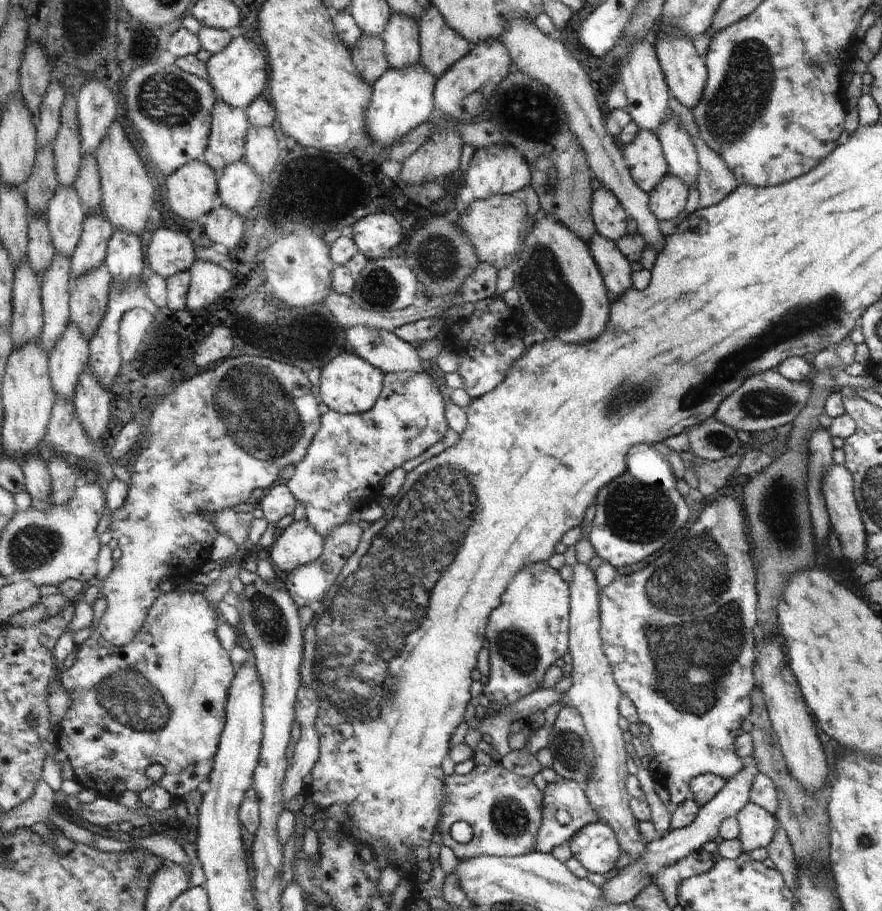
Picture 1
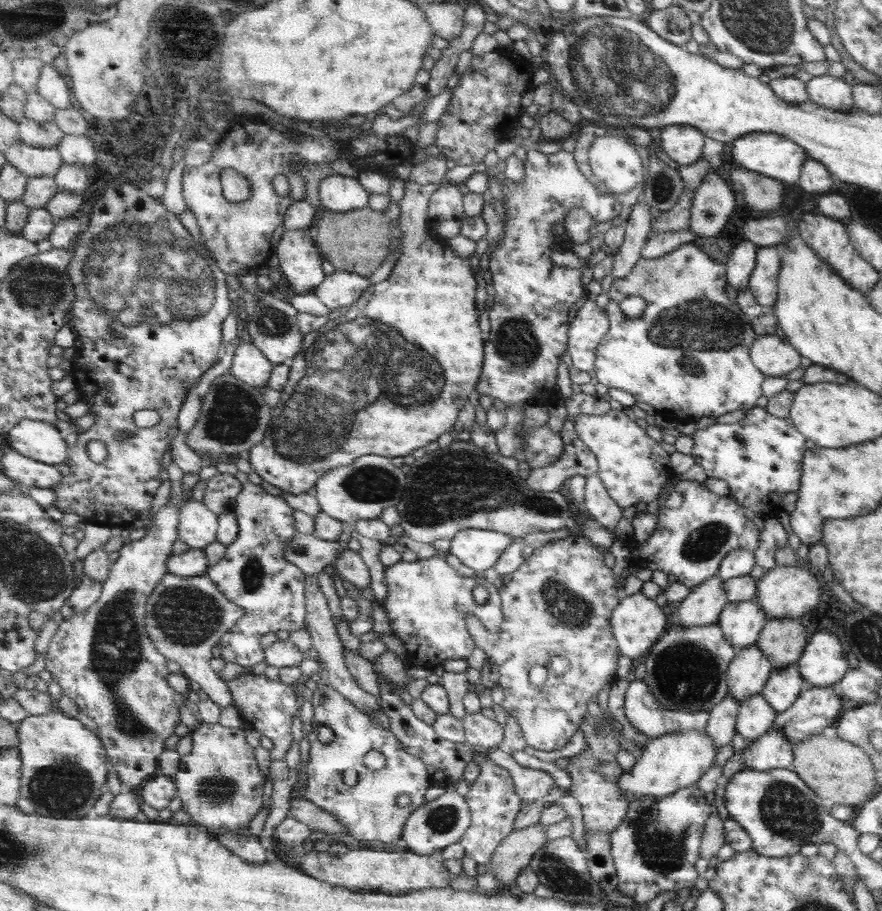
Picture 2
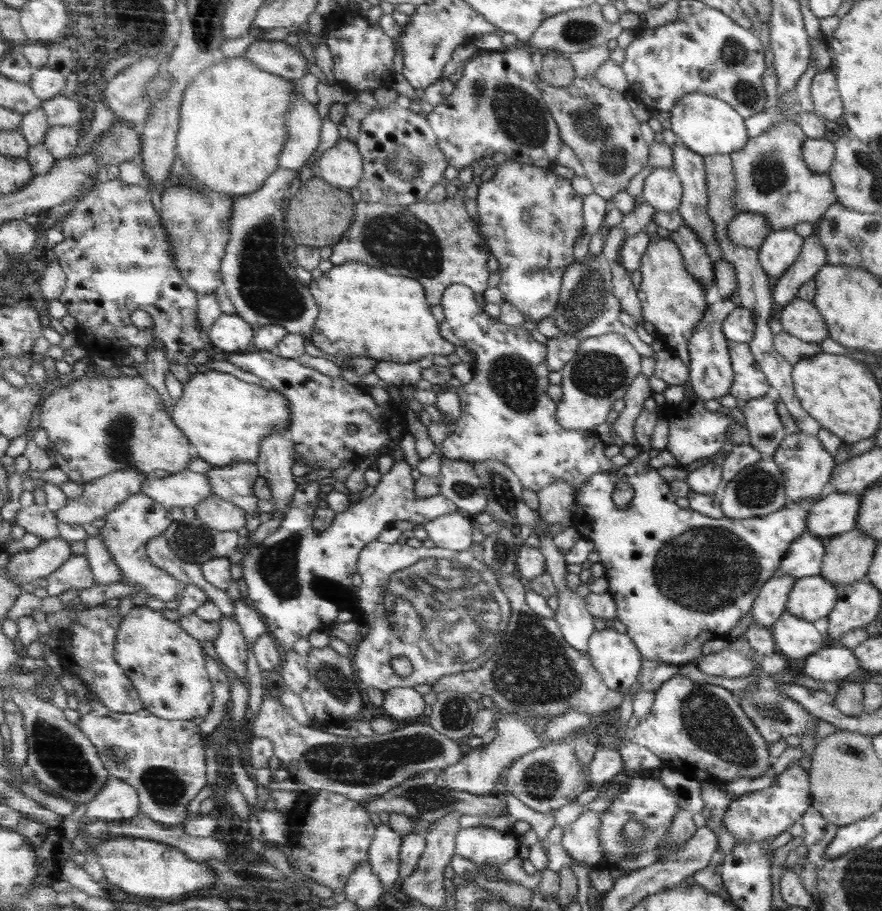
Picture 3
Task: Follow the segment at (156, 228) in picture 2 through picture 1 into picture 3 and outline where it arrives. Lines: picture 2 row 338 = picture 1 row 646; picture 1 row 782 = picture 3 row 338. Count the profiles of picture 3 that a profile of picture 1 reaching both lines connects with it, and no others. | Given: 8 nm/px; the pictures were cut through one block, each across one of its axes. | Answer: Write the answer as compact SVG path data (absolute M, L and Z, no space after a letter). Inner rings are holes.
M104 178L103 181L95 185L95 188L96 189L90 190L90 193L87 193L80 201L76 202L74 209L67 215L67 218L62 223L64 239L53 247L54 254L61 263L61 266L63 266L67 277L66 289L58 300L66 306L68 314L78 320L78 330L76 332L78 342L83 344L89 358L92 358L92 356L96 354L113 361L114 358L124 358L126 354L129 354L129 348L131 348L131 346L139 346L145 350L145 354L148 354L154 347L153 341L159 339L165 343L166 357L170 364L173 364L173 362L179 362L183 365L187 364L187 362L189 362L187 358L189 358L191 354L197 354L199 350L205 348L205 344L203 340L201 340L201 331L203 330L200 328L200 324L198 324L197 316L197 299L199 294L186 283L186 279L183 278L181 271L177 269L177 265L175 265L174 250L172 250L170 240L168 239L168 230L162 225L160 211L157 211L157 208L153 206L145 183L132 185L131 183L123 182L120 178L113 180ZM137 309L146 311L152 317L154 327L151 331L141 331L131 322L131 314L133 314L133 310Z

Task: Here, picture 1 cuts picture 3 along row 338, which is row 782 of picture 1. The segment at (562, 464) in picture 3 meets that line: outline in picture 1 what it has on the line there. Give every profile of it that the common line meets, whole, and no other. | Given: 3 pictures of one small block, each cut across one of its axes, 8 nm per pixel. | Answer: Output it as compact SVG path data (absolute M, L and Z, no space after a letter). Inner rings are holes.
M497 758L494 765L479 765L467 775L449 775L446 778L446 802L442 808L442 816L438 820L442 843L447 845L459 861L473 857L489 855L491 857L516 857L537 850L536 838L542 828L544 792L531 777L511 772ZM459 820L467 822L473 830L472 839L468 843L459 843L451 836L451 826Z

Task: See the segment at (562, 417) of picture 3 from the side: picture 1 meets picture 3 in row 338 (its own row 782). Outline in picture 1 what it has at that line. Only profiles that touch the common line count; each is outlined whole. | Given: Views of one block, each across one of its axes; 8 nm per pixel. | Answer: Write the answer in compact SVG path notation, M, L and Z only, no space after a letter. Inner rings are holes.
M583 537L575 545L577 564L573 566L573 580L570 583L571 610L570 610L570 654L572 656L573 671L570 676L572 685L564 693L561 702L555 703L542 712L543 726L530 733L526 733L526 741L522 749L537 753L548 744L548 735L556 720L558 712L563 707L575 707L584 718L589 738L594 746L596 763L594 764L593 777L586 782L586 795L591 806L618 835L618 841L622 852L626 852L635 864L645 854L648 842L646 843L639 832L639 820L634 815L630 802L633 798L628 791L627 762L629 754L625 750L623 730L619 728L622 712L619 710L622 700L622 690L614 679L611 663L603 648L602 637L602 614L601 614L601 590L596 577L596 571L589 568L589 560L597 555L594 546L588 537Z

